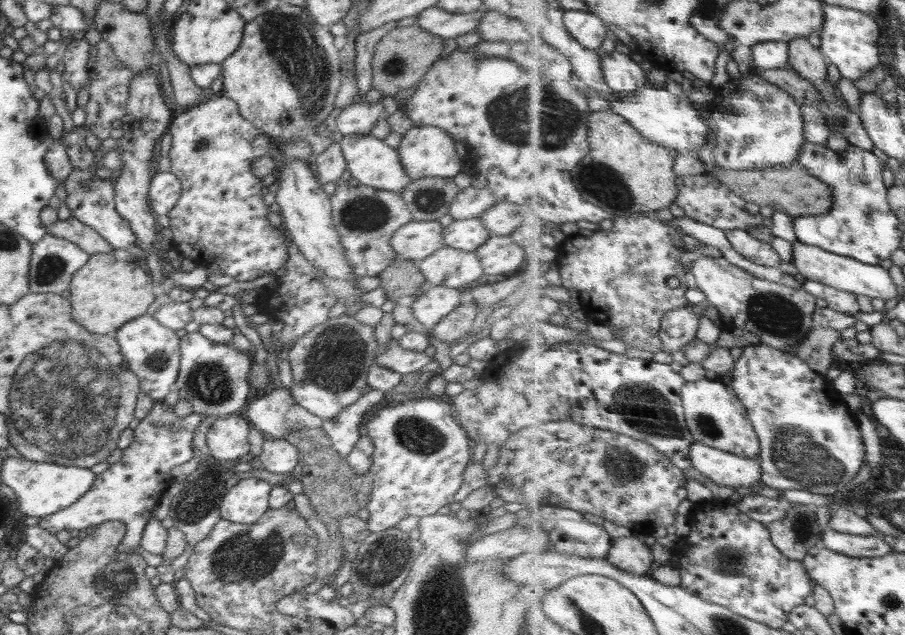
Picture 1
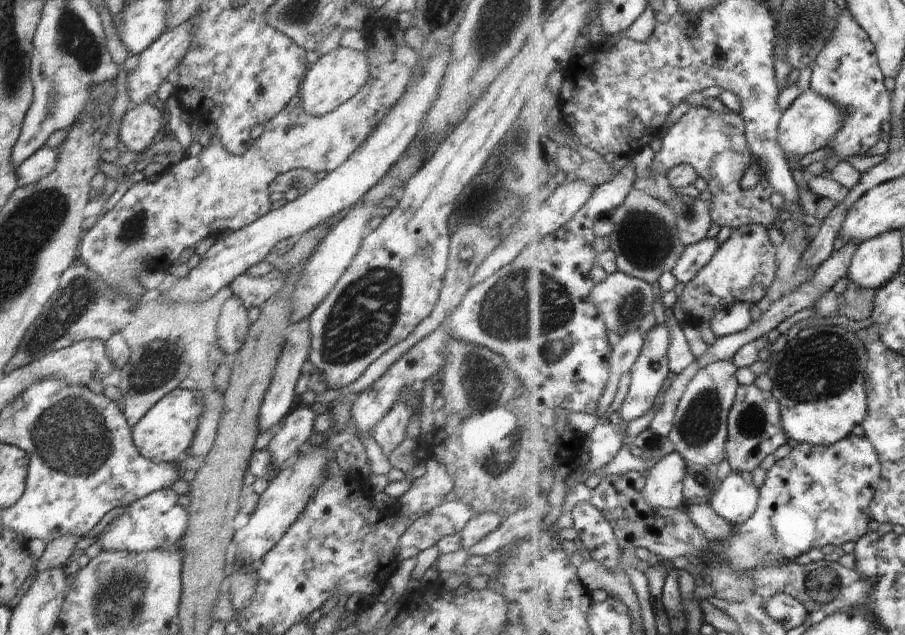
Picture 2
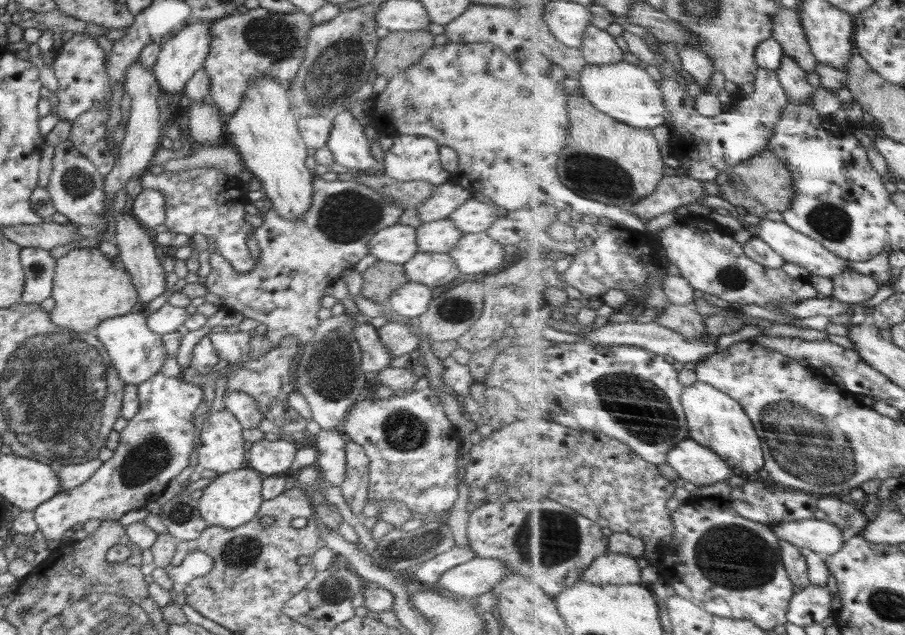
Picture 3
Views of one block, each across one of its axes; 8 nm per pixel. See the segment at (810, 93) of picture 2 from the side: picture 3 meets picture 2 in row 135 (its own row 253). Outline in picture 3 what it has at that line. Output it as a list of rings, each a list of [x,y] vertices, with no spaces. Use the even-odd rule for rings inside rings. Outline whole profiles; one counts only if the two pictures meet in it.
[[[762,218],[762,222],[758,224],[758,236],[766,240],[780,254],[783,254],[784,258],[787,258],[787,262],[792,262],[807,268],[810,275],[819,275],[833,280],[836,276],[846,272],[846,270],[854,269],[850,267],[849,258],[844,258],[836,254],[836,251],[828,249],[827,246],[822,245],[815,238],[792,228],[786,222],[780,223],[769,220],[768,218]]]

